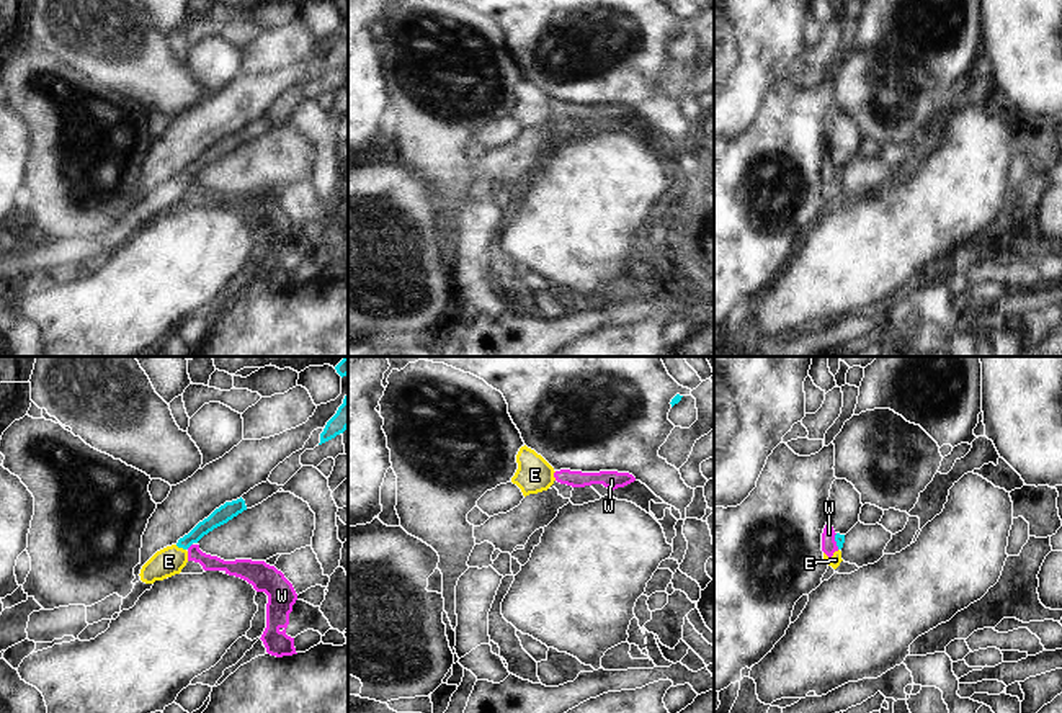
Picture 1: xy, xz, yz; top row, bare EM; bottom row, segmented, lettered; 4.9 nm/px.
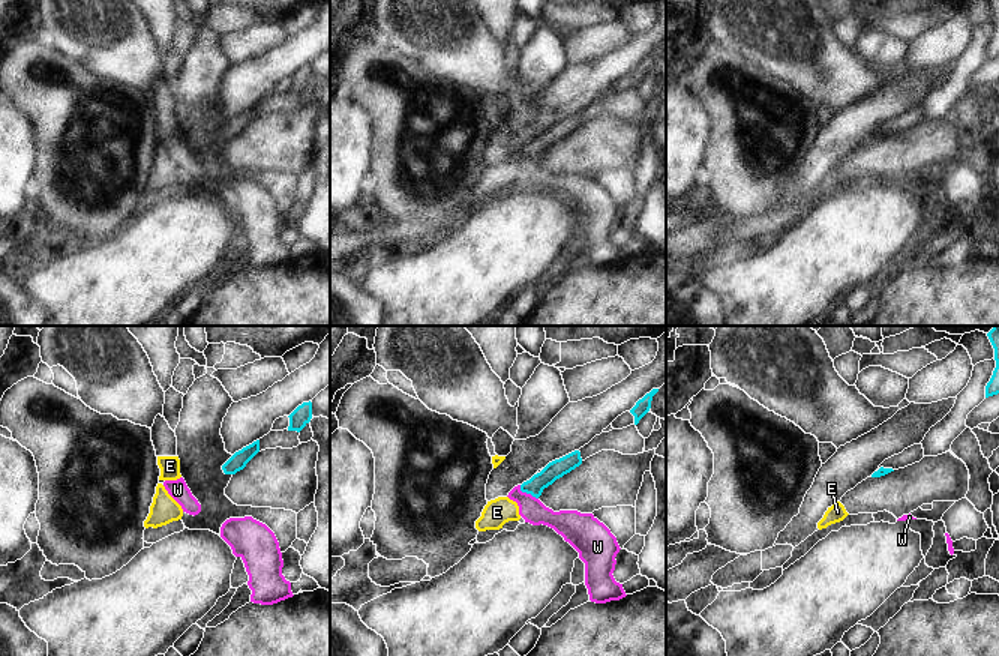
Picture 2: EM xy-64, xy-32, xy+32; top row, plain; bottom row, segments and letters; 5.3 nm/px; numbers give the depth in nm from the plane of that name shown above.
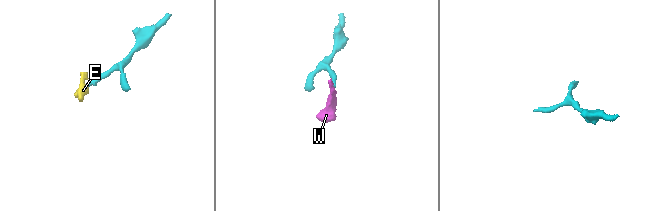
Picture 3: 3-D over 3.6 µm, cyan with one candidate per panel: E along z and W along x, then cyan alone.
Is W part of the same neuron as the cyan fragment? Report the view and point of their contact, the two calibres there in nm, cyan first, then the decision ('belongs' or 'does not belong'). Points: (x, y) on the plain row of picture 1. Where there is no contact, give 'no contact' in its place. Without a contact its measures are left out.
xy (188, 180) | 90/80 nm | does not belong

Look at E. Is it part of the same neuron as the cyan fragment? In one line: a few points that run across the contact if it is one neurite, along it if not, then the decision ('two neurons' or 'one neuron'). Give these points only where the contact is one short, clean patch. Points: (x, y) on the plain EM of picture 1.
xy (219, 149), (180, 180), (169, 195) | one neuron

